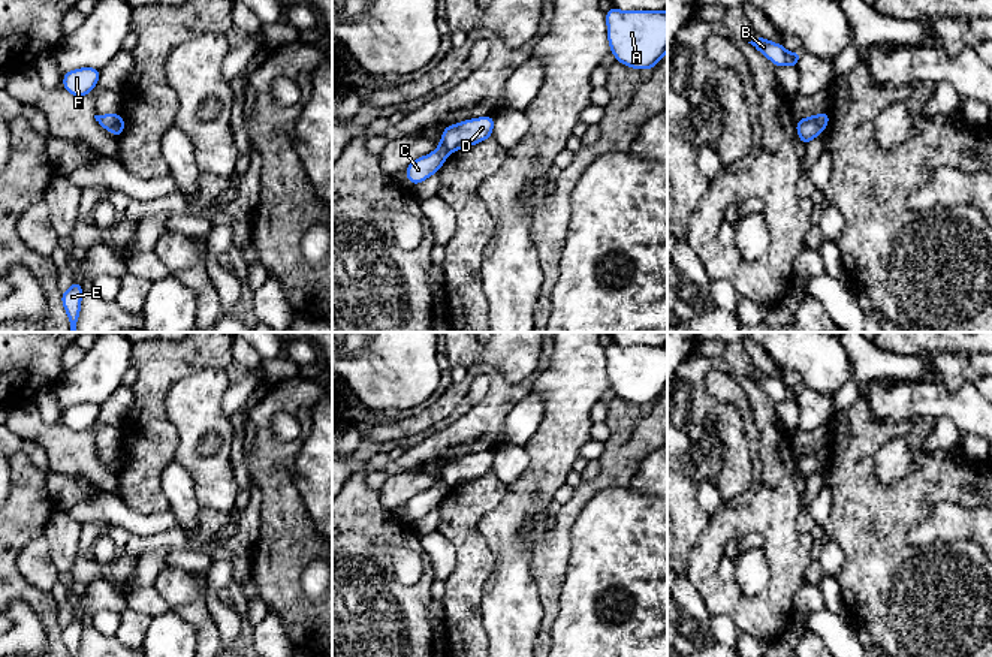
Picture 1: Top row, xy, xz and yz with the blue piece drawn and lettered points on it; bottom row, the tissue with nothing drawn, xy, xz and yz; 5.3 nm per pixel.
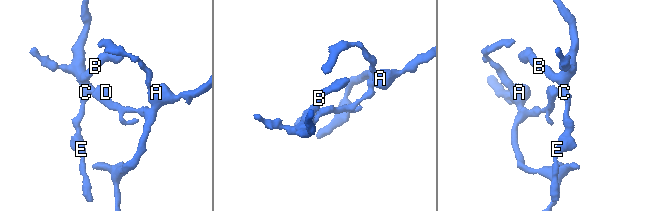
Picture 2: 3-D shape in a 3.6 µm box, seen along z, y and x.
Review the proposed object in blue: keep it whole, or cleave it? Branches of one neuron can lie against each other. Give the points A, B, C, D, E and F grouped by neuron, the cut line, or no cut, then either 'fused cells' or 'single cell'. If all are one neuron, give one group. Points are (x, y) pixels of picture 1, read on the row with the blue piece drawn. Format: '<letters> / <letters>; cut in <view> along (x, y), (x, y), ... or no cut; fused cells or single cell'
A D / B C E F; cut in xy along (115, 115), (108, 129); fused cells

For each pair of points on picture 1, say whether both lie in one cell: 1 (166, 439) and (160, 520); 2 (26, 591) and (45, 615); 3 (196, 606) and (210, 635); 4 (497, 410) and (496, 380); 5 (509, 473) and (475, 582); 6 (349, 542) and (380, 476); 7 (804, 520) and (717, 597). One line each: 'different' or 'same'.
1: different
2: same
3: same
4: same
5: different
6: different
7: different

